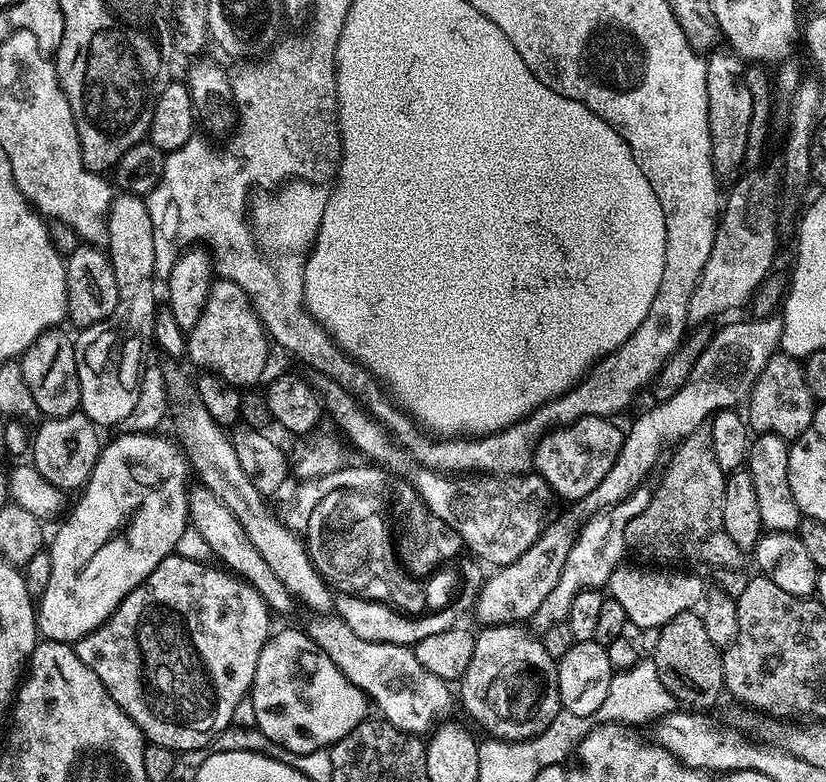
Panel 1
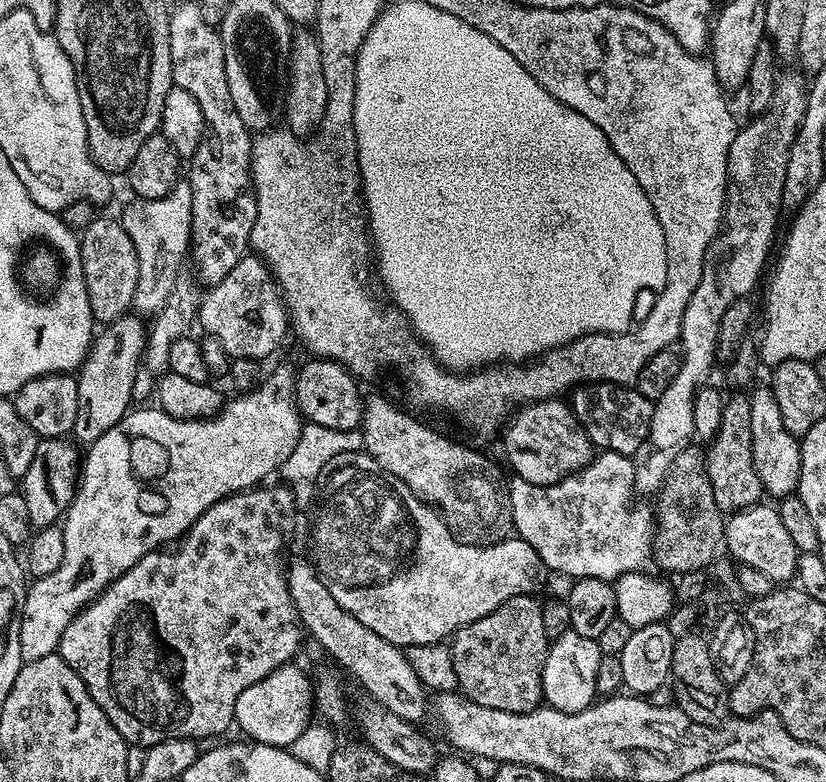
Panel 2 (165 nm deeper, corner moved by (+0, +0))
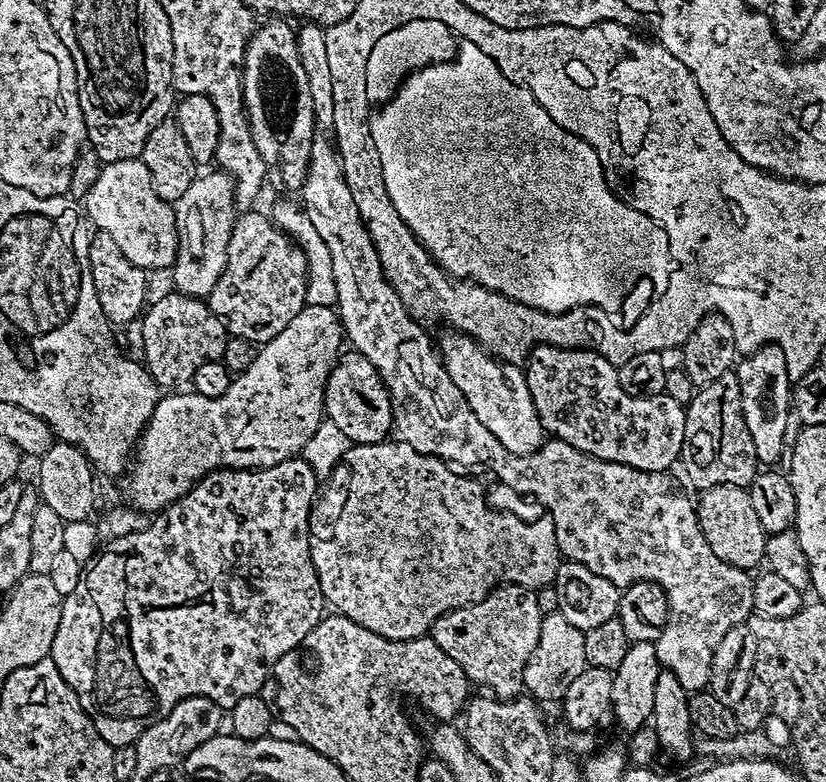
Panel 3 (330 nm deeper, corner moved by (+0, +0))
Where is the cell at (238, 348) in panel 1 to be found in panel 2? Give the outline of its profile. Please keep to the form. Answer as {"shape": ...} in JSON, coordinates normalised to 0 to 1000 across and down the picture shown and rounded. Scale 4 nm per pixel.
{"shape":[[[298,325],[269,355],[269,361],[255,364],[246,375],[242,385],[242,402],[240,405],[241,418],[247,418],[255,434],[263,435],[272,448],[276,449],[277,457],[287,460],[314,460],[323,462],[322,458],[338,442],[344,435],[344,428],[350,428],[351,410],[349,408],[349,395],[344,391],[344,381],[339,377],[338,368],[334,367],[334,358],[329,354],[329,347],[323,338],[309,325]]]}

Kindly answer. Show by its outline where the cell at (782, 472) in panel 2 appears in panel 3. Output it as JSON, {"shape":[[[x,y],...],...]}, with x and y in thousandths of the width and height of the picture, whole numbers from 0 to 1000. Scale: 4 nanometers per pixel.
{"shape":[[[930,440],[926,442],[926,445],[913,448],[912,450],[909,450],[909,453],[907,453],[907,455],[900,457],[900,459],[897,459],[895,464],[892,464],[889,474],[891,477],[891,482],[893,483],[893,494],[898,494],[898,529],[903,535],[903,545],[906,549],[908,549],[908,555],[913,560],[913,581],[915,582],[916,590],[919,590],[919,592],[925,596],[938,595],[935,592],[937,592],[938,588],[948,581],[948,578],[950,582],[952,569],[955,566],[956,563],[956,552],[954,558],[954,532],[956,537],[956,518],[959,515],[959,497],[961,495],[961,488],[954,481],[954,474],[952,473],[952,458],[947,453],[947,448],[943,445],[943,442],[941,442],[941,440]]]}

